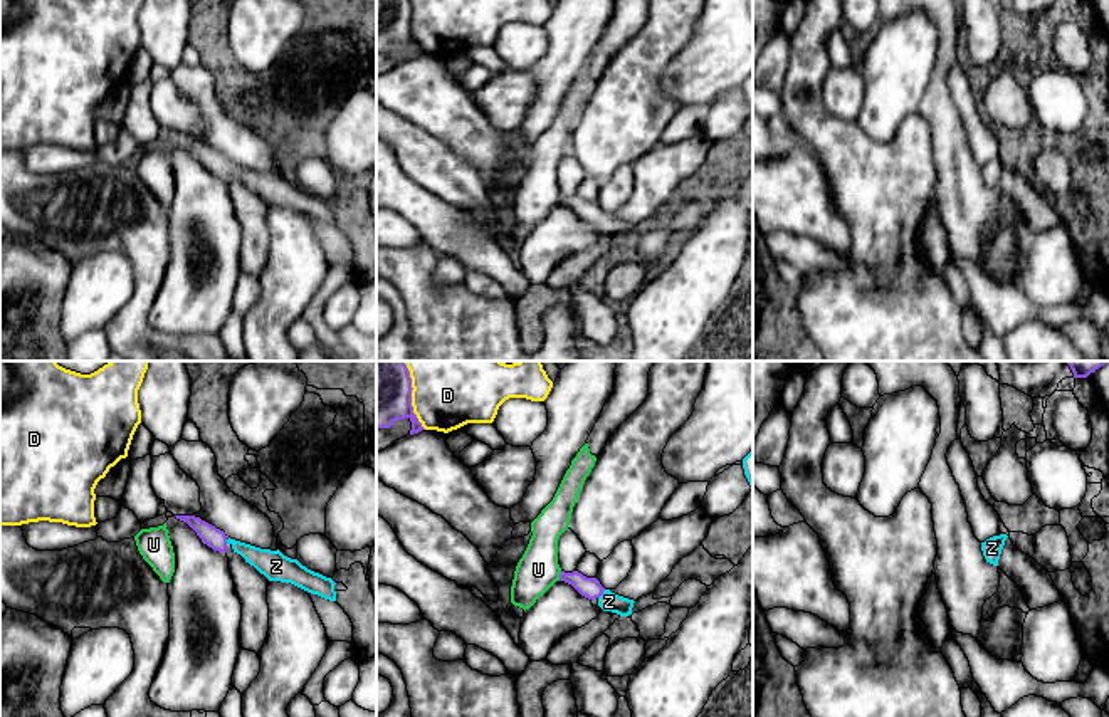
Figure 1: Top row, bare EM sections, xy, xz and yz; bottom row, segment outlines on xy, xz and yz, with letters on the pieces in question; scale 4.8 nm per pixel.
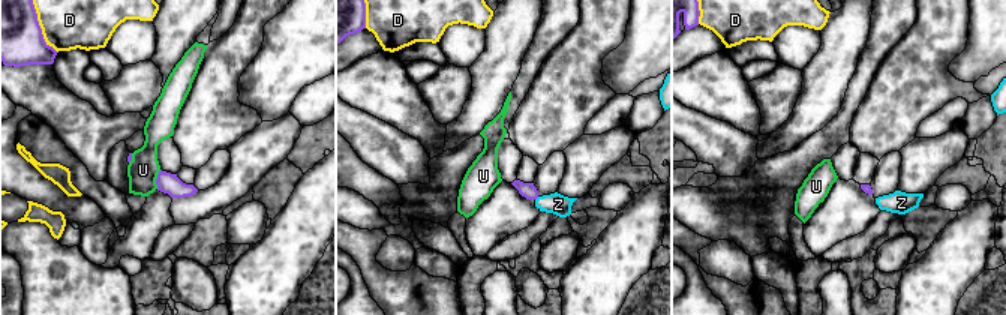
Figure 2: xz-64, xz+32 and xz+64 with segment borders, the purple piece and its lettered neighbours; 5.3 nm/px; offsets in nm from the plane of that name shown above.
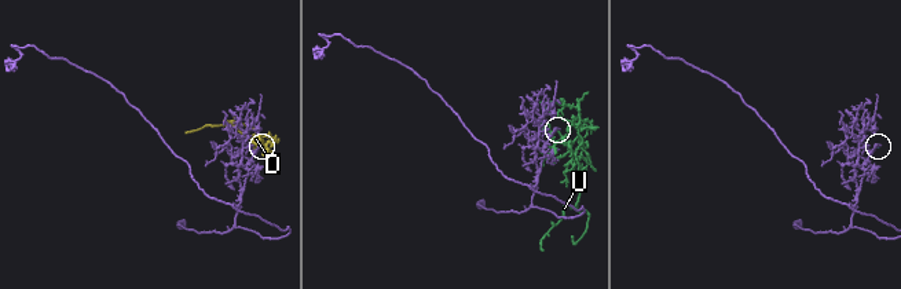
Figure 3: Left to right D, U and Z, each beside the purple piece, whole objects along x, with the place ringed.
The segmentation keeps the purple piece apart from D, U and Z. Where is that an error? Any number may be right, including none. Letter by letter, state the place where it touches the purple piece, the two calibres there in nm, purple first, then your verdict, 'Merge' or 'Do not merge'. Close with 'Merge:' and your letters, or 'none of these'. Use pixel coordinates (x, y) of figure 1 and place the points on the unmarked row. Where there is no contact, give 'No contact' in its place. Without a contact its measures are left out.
D: Touches purple at xz (410, 27). Thickness 240 nm (purple) against 260 nm. Do not merge
U: Touches purple at xz (560, 200). Thickness 100 nm (purple) against 200 nm. Do not merge
Z: Touches purple at xz (602, 217). Thickness 100 nm (purple) against 100 nm. Merge
Merge: Z

